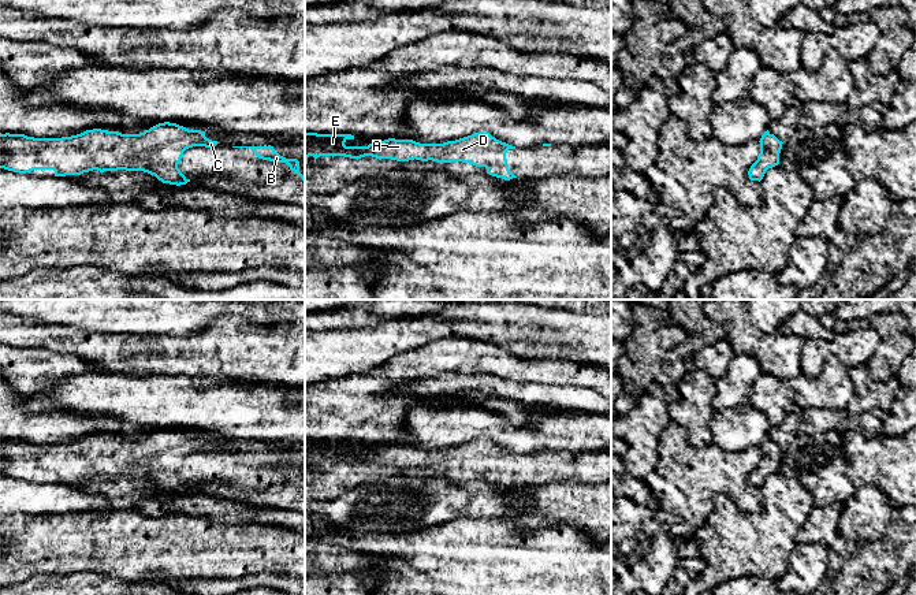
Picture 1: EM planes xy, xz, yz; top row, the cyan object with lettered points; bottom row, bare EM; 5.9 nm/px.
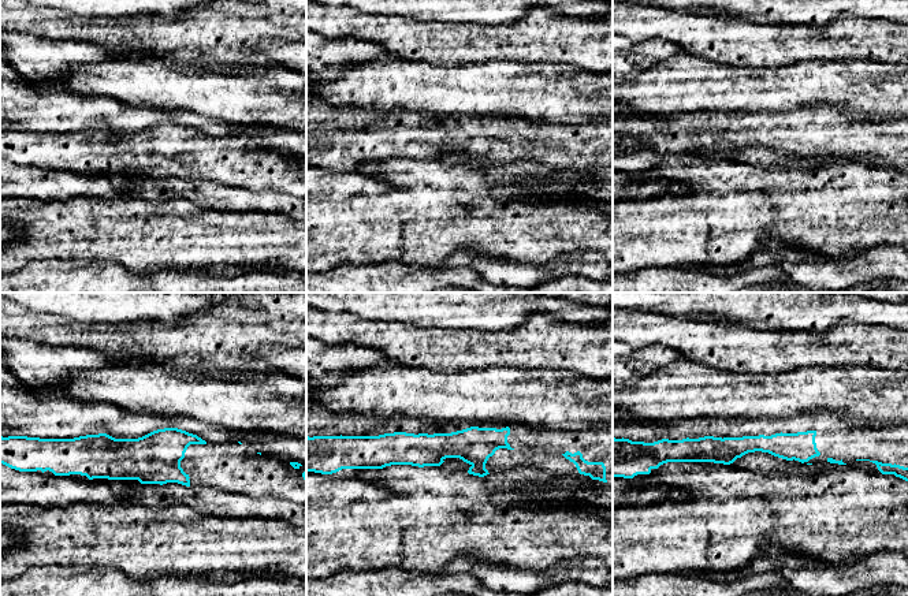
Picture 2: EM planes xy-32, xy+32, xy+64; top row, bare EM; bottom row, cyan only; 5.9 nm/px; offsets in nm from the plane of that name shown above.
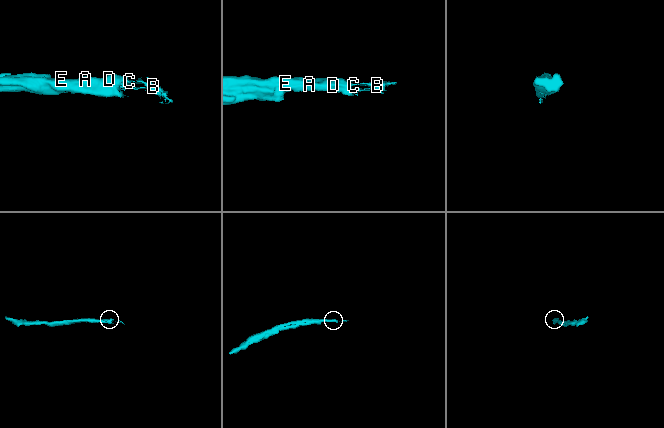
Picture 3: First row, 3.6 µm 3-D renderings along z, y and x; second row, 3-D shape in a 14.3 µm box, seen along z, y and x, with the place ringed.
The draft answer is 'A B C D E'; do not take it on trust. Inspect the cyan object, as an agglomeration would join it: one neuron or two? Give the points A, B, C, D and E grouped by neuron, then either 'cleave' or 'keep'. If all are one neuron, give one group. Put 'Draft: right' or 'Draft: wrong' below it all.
groups A B C D E; keep
Draft: right

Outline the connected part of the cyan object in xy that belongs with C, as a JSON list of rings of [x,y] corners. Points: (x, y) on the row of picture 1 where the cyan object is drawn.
[[[159,123],[139,134],[122,134],[101,129],[62,138],[34,138],[25,134],[0,133],[0,168],[26,174],[33,170],[53,170],[55,176],[81,175],[97,170],[144,171],[154,175],[163,183],[186,185],[190,182],[178,164],[183,152],[193,146],[215,148],[219,142],[205,137],[205,131],[189,130],[176,123]]]

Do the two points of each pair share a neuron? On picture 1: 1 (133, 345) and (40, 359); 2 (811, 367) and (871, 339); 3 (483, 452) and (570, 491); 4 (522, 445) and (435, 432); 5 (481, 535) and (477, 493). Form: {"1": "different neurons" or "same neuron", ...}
{"1": "different neurons", "2": "same neuron", "3": "different neurons", "4": "same neuron", "5": "different neurons"}

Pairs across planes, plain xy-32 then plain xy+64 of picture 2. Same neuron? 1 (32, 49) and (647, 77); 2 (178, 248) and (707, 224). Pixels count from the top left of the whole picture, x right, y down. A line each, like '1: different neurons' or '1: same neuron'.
1: different neurons
2: same neuron

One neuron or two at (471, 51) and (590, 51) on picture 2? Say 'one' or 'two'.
one

